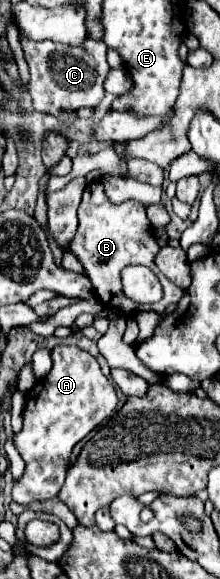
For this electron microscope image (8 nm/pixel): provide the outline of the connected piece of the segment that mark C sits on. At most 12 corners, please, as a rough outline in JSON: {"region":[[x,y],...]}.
{"region":[[28,42],[36,110],[66,124],[98,106],[106,44]]}

